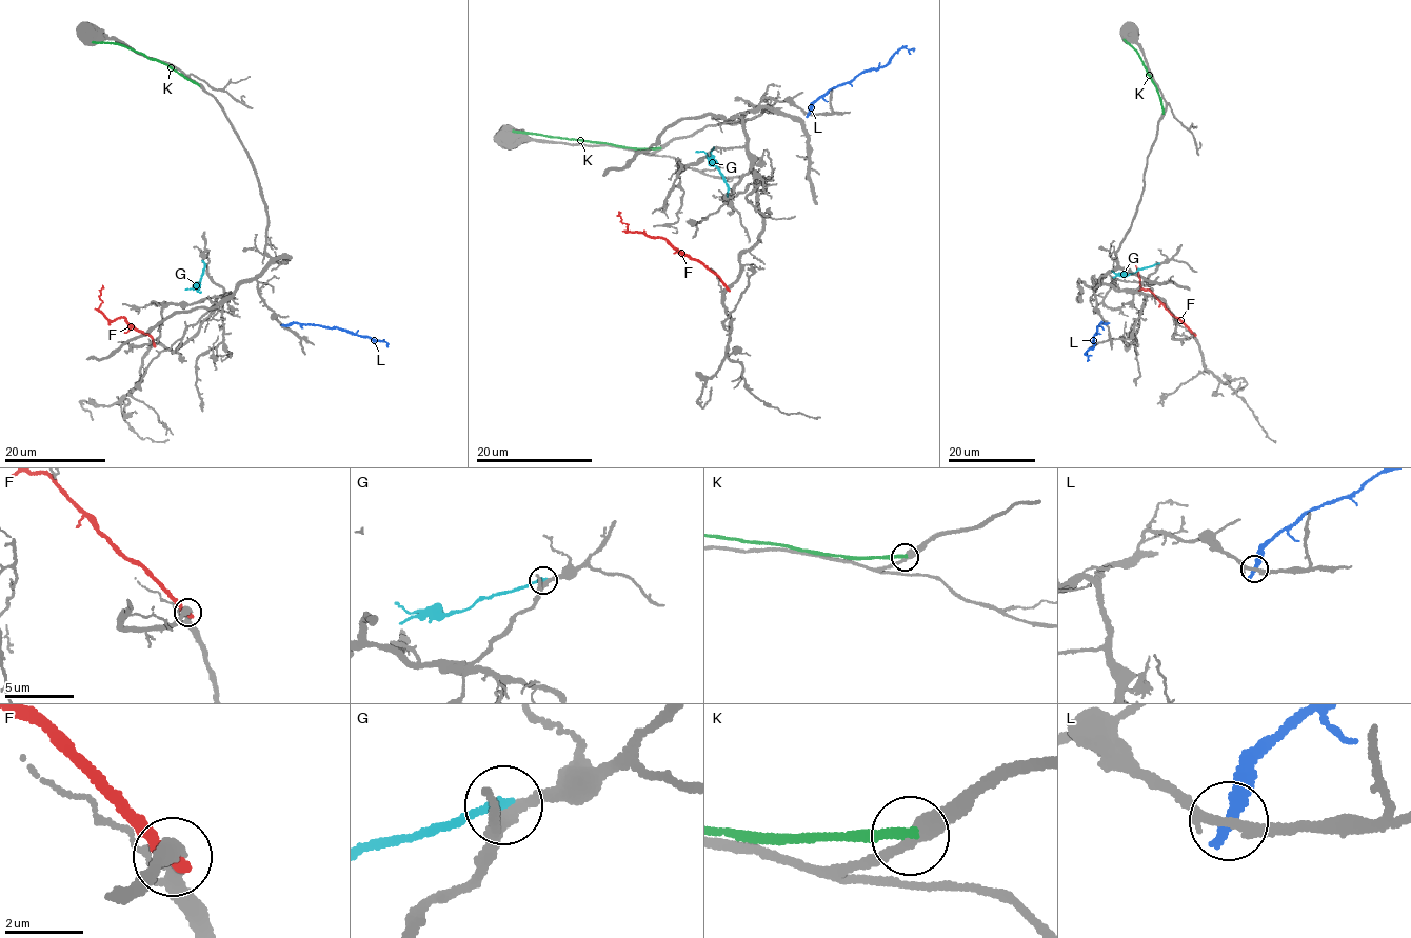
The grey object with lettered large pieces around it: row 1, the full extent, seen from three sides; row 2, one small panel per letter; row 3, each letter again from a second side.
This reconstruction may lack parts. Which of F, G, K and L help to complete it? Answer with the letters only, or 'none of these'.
none of these

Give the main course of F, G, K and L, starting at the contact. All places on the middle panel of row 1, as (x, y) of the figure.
F: (727, 288), (707, 267), (691, 260), (661, 236), (627, 231), (628, 224), (621, 221), (618, 212)
G: (727, 195), (728, 185), (717, 164), (702, 152), (695, 151)
K: (659, 148), (615, 146), (512, 132)
L: (808, 113), (812, 103), (838, 85), (885, 65), (903, 47), (914, 48)

